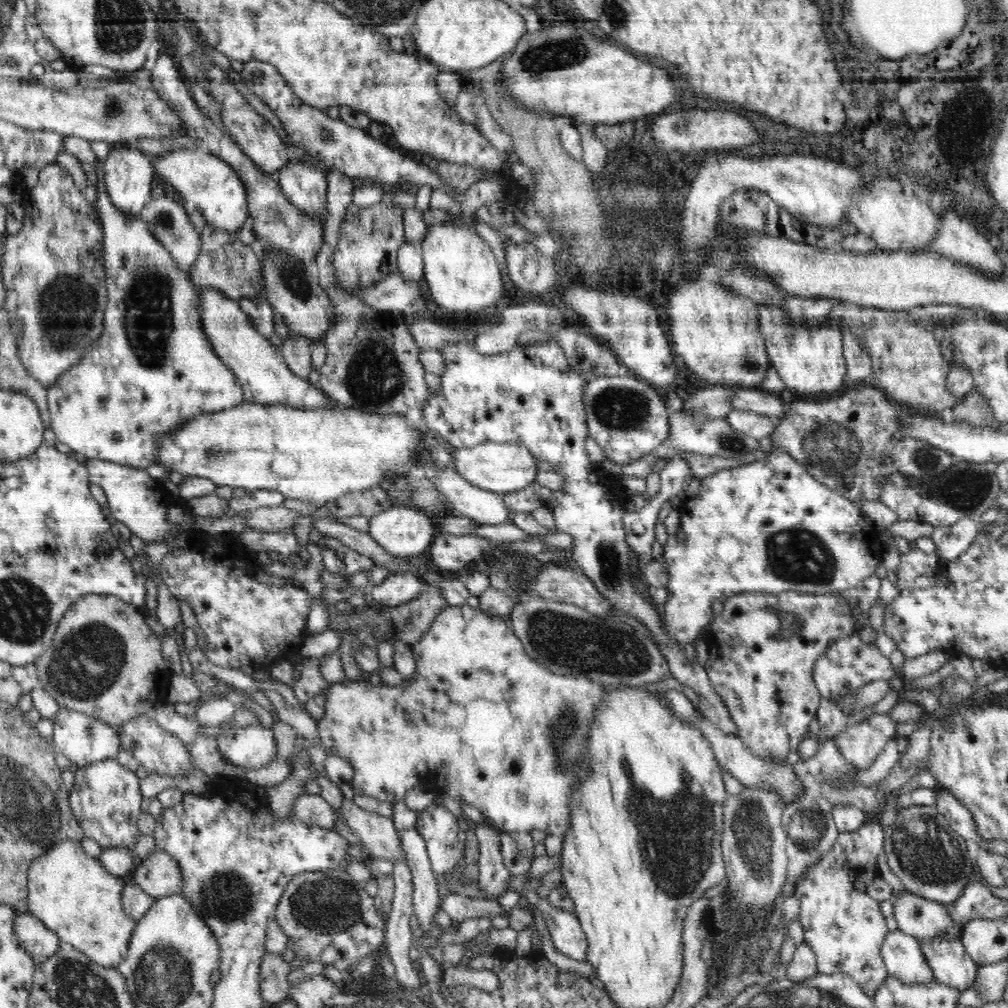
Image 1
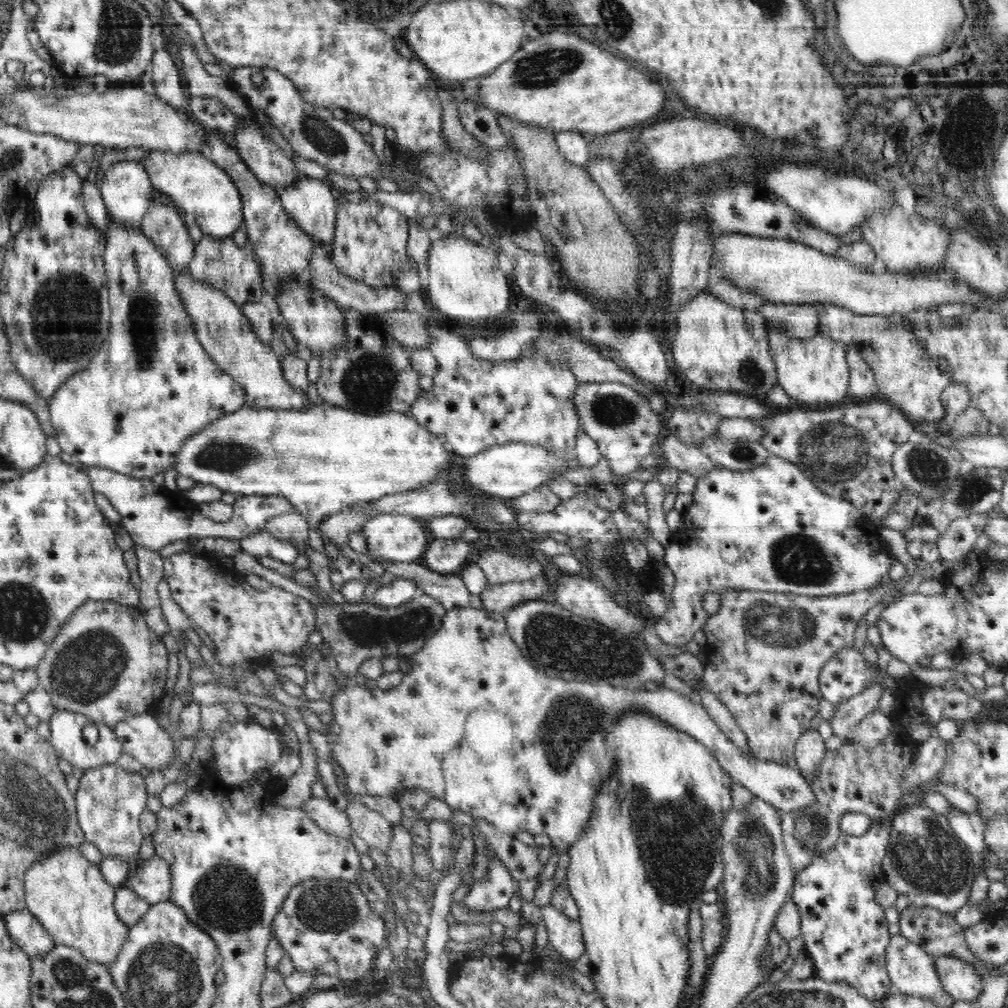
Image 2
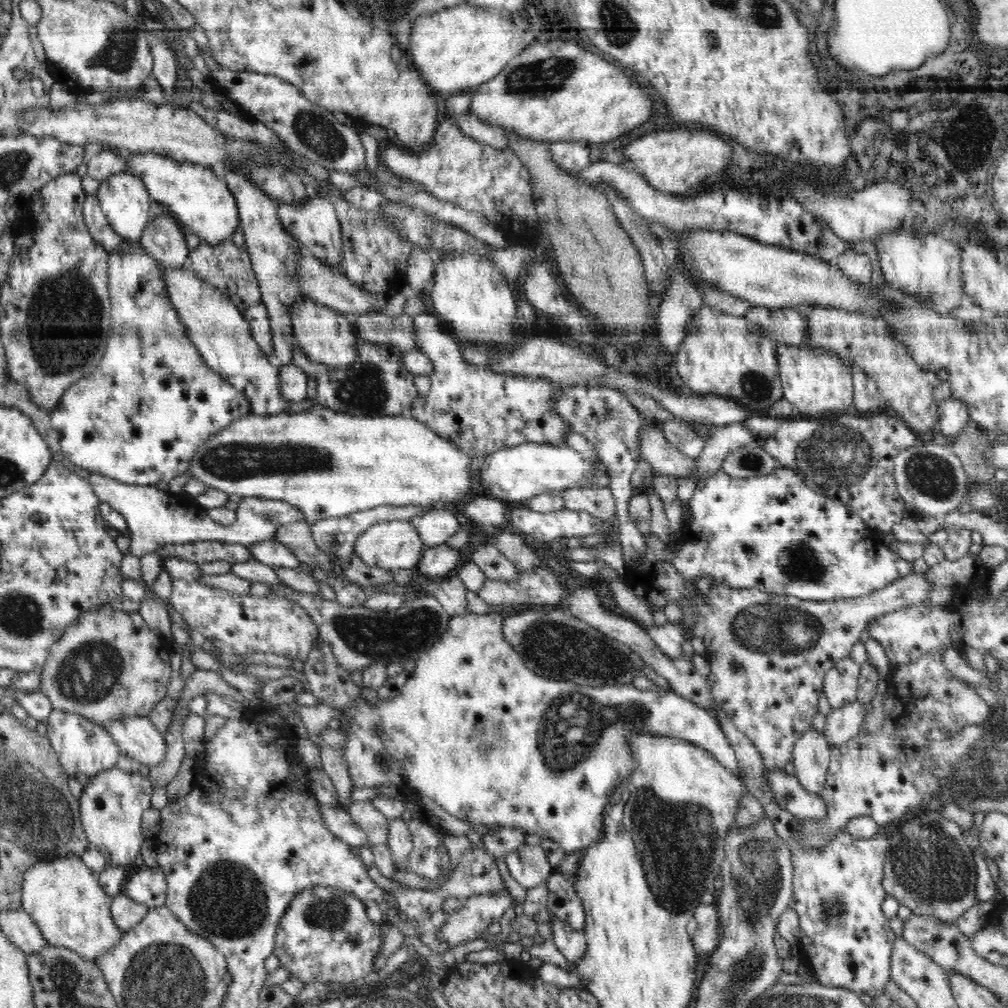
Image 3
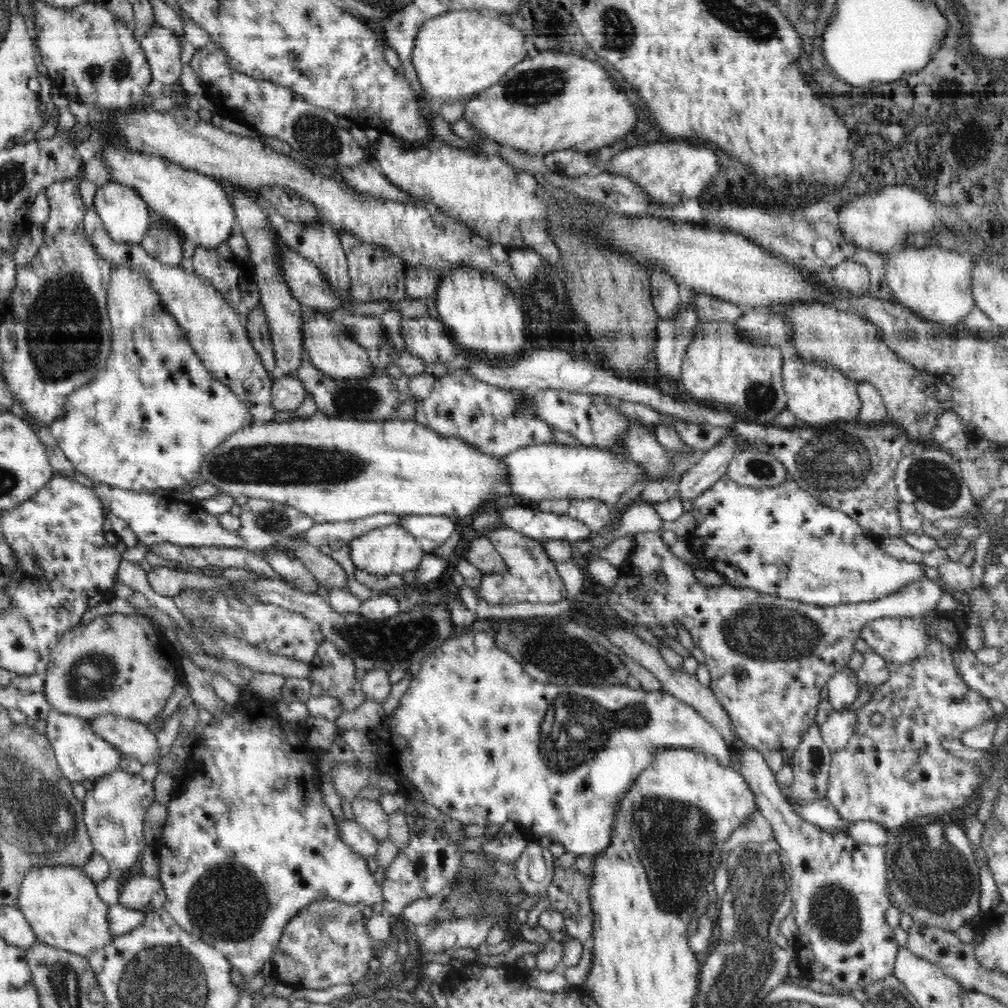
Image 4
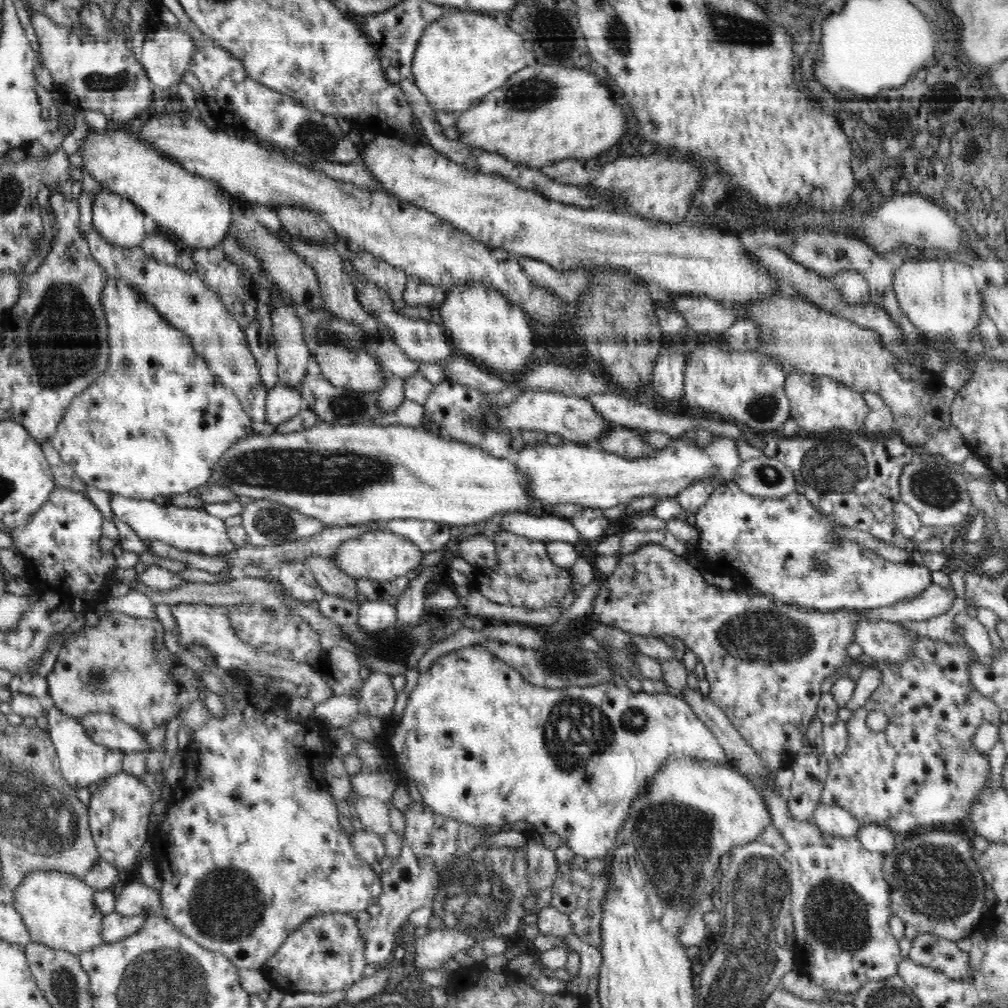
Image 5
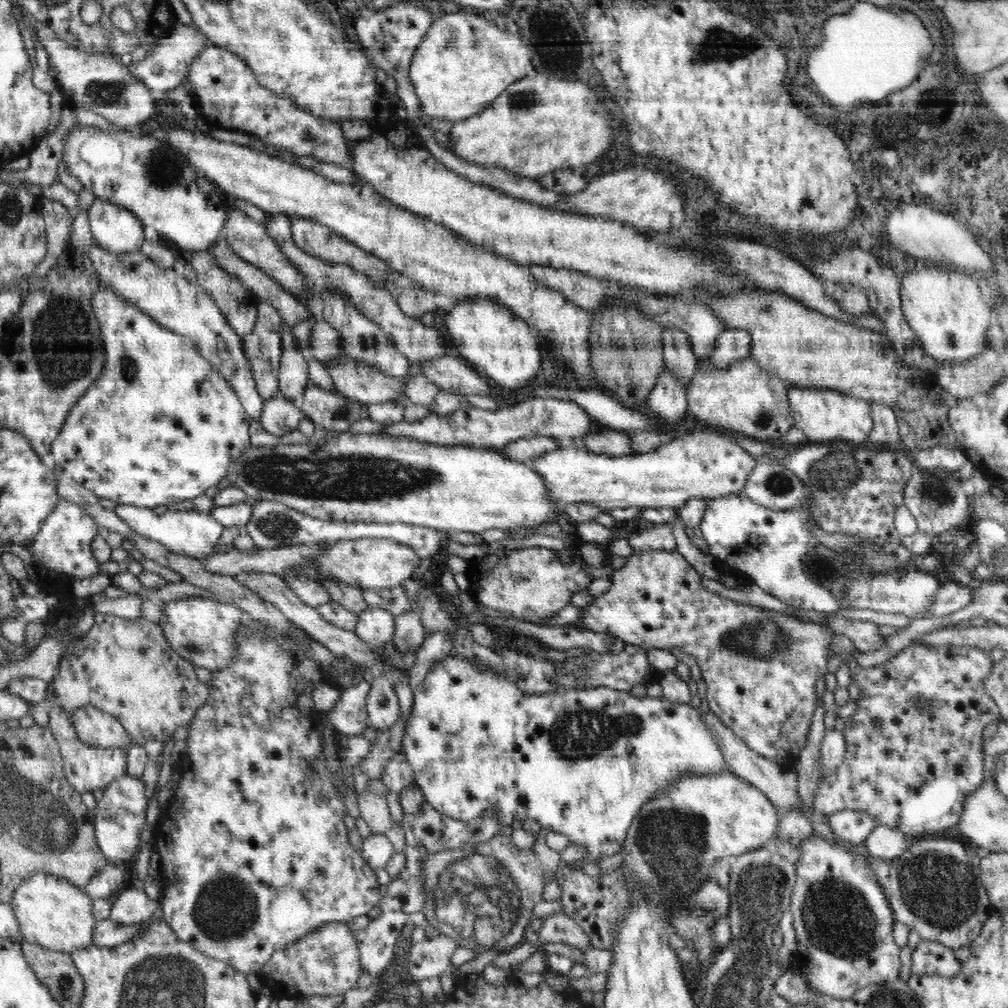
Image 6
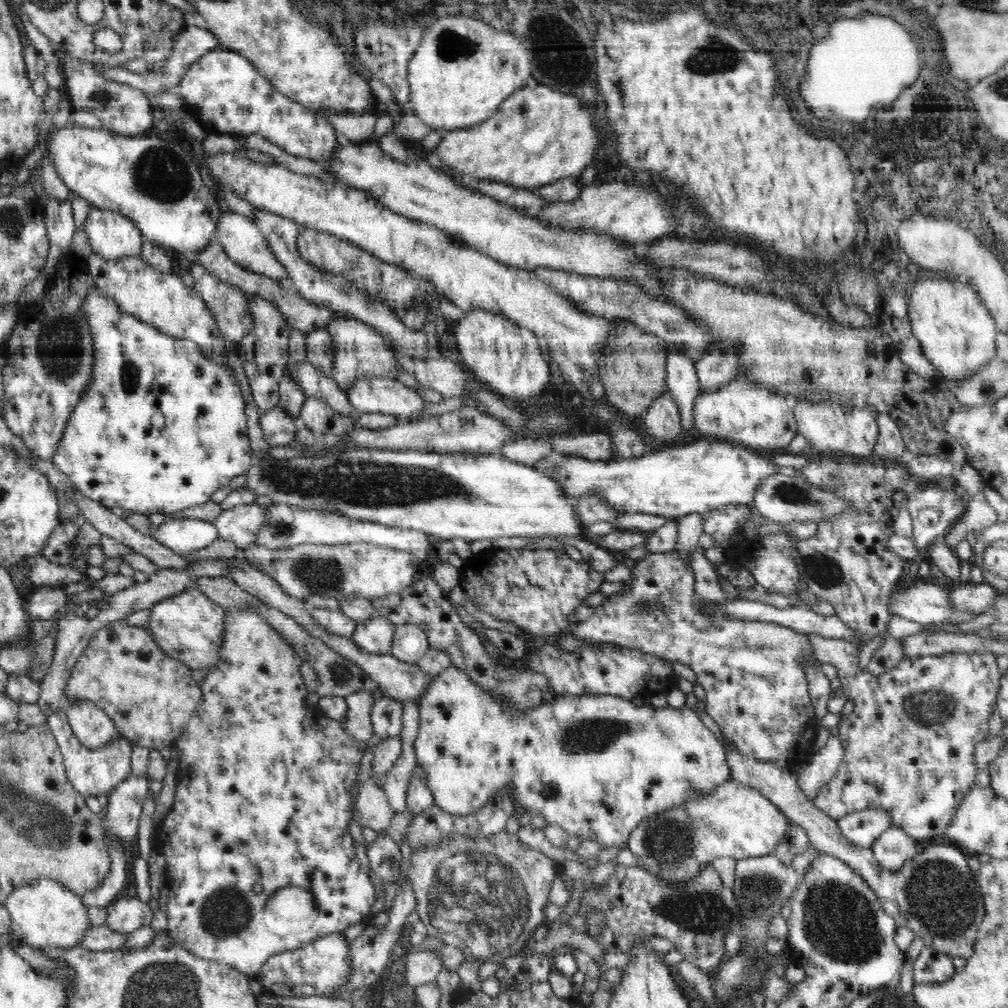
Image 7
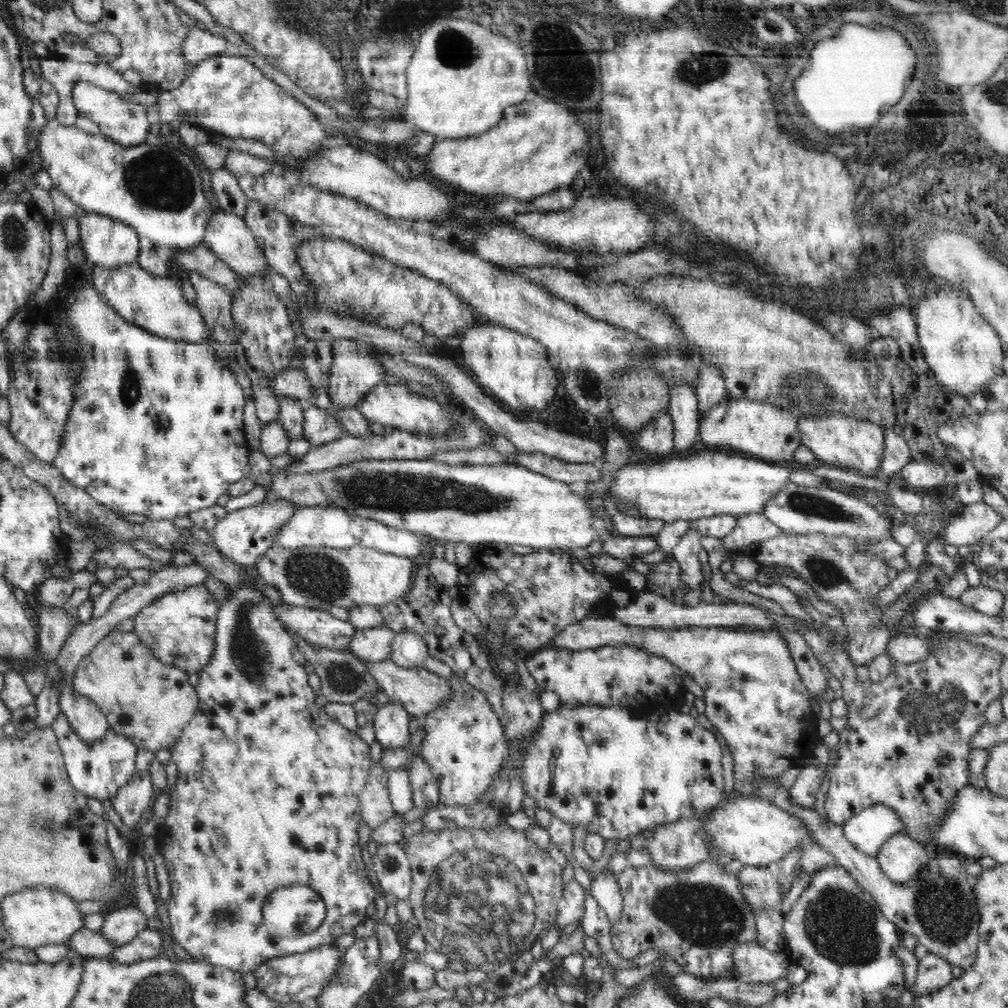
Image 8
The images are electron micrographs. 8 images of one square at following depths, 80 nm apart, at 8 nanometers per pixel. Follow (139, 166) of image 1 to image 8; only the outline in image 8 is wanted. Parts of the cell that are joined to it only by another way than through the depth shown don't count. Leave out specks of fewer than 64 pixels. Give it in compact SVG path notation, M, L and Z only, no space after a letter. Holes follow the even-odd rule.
M81 213L78 223L80 223L79 242L90 266L116 268L122 265L130 266L138 261L141 251L139 236L130 225L100 213Z

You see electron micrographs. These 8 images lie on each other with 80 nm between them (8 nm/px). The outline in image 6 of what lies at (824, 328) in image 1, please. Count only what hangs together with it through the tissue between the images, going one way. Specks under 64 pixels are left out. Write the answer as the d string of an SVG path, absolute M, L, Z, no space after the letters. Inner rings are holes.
M792 385L788 388L787 397L794 415L795 427L802 430L813 444L821 447L826 441L840 439L840 441L867 446L865 442L873 425L870 403L834 389L820 390L800 387L800 385Z

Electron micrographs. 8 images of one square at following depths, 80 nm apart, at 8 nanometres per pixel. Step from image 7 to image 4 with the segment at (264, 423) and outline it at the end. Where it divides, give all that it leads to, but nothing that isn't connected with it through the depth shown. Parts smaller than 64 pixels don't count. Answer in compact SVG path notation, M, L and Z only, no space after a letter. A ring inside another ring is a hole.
M296 375L281 376L272 384L272 405L276 414L297 409L306 397L306 387Z

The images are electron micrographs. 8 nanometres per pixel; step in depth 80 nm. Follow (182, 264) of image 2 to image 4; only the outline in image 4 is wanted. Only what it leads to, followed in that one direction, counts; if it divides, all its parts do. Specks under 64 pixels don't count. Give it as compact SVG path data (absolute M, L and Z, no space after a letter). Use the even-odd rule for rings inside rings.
M162 223L152 224L141 245L146 252L162 264L170 267L180 267L182 258L182 240L174 229L162 227Z

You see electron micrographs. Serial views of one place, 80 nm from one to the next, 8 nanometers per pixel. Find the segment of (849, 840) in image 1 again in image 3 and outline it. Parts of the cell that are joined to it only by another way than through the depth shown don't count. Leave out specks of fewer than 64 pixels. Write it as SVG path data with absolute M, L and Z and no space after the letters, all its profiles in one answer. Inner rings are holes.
M718 707L716 717L738 759L740 773L742 773L740 778L748 785L748 792L753 794L762 804L763 810L768 813L780 839L784 839L784 843L788 845L788 851L790 851L794 865L793 896L789 908L793 908L799 916L801 936L798 942L802 960L812 966L812 975L826 986L846 988L857 994L868 994L873 999L884 994L884 988L891 980L891 952L896 938L896 934L890 928L889 920L882 913L881 907L887 894L883 887L886 850L890 846L886 829L869 839L857 839L848 834L848 831L842 830L832 838L832 842L828 842L824 846L818 846L818 848L801 846L797 842L802 836L801 820L774 803L772 792L767 788L767 782L765 782L765 770L768 768L764 764L760 752L748 740L748 737L732 723L732 719L728 717L724 709Z

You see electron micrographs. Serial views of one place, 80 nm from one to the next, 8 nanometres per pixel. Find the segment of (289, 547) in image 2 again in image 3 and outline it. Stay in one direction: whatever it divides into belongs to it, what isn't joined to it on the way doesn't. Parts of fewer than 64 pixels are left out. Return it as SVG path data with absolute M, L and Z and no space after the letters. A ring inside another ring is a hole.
M277 539L264 540L260 544L252 544L249 548L252 557L271 568L290 568L300 570L301 562L294 552L279 542Z

